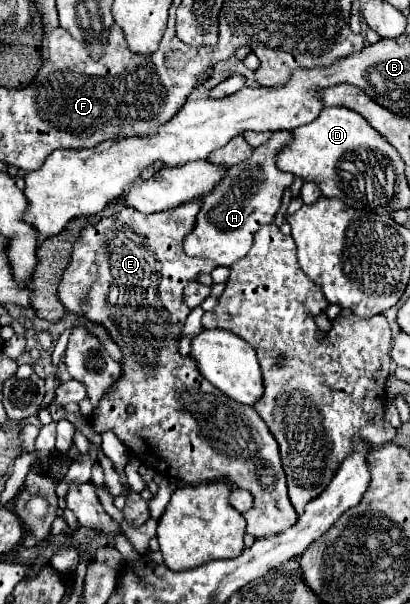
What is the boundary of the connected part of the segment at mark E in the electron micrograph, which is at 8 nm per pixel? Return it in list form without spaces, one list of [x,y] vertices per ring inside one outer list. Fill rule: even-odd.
[[[187,202],[187,206],[179,206],[179,210],[143,214],[127,206],[115,216],[101,218],[97,224],[87,226],[75,240],[71,262],[59,284],[59,298],[67,312],[83,314],[89,320],[103,324],[123,352],[123,376],[115,382],[113,392],[101,398],[99,408],[93,412],[93,430],[99,434],[113,430],[129,452],[139,456],[143,464],[151,458],[149,464],[157,472],[177,478],[183,484],[227,480],[249,490],[255,498],[255,506],[243,516],[247,520],[247,534],[259,538],[281,532],[297,522],[297,512],[287,494],[277,442],[267,430],[267,424],[259,418],[259,414],[255,414],[253,406],[243,406],[205,382],[195,362],[181,358],[179,346],[171,346],[171,342],[179,340],[189,314],[189,308],[183,304],[183,288],[187,282],[197,280],[199,272],[209,274],[215,268],[213,262],[191,258],[183,252],[183,238],[191,232],[199,208],[201,202]],[[127,406],[133,406],[135,412],[129,414]]]

